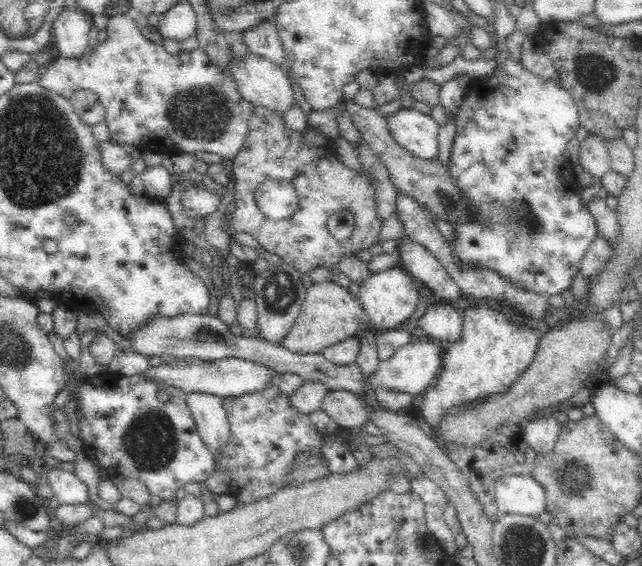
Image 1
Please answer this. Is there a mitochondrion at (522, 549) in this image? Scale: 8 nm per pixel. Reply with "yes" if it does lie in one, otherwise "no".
yes

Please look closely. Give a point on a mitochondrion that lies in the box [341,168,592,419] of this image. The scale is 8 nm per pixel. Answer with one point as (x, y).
(521, 213)

